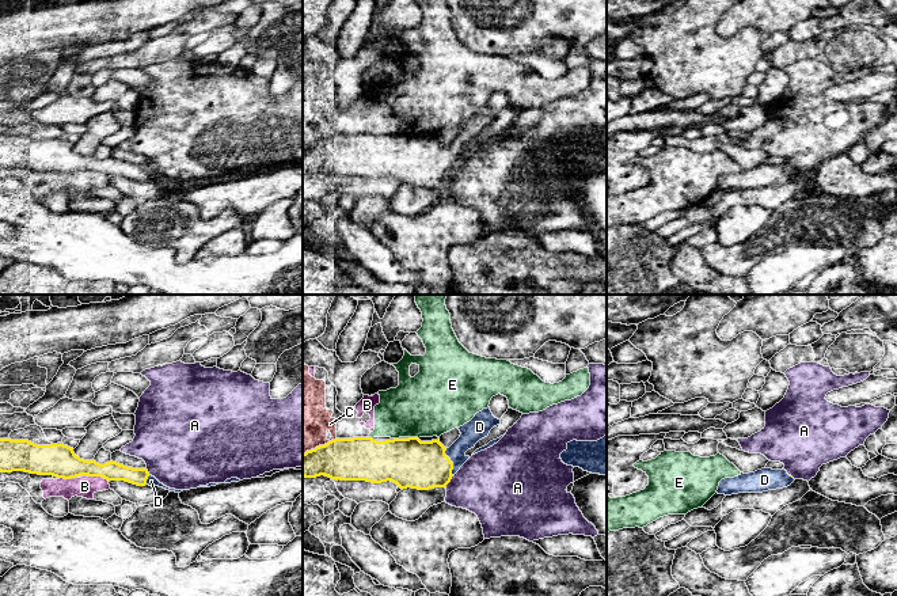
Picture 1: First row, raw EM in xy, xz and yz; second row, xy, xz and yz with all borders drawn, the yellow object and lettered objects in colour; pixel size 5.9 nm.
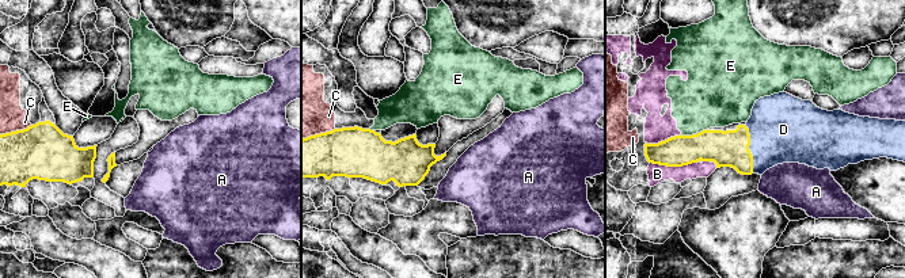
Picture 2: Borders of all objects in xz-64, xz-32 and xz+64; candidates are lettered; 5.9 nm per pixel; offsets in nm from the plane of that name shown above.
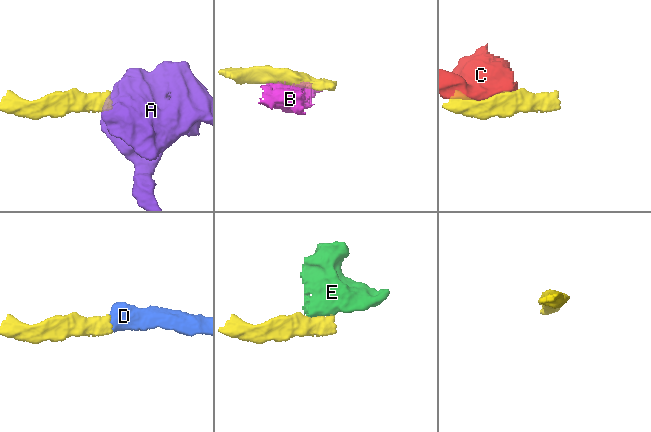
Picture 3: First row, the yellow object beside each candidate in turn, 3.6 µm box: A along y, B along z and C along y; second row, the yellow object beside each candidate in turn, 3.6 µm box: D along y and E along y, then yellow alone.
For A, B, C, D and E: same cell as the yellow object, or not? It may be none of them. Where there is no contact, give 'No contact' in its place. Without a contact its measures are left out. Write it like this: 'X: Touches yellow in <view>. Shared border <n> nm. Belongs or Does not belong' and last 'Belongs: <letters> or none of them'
A: Touches yellow in xz. Shared border 90 nm. Does not belong
B: Touches yellow in xy. Shared border 130 nm. Does not belong
C: Touches yellow in xz. Shared border 220 nm. Does not belong
D: Touches yellow in xz. Shared border 170 nm. Belongs
E: Touches yellow in xz. Shared border 70 nm. Does not belong
Belongs: D

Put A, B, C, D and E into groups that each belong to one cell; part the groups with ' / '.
A / B C E / D

